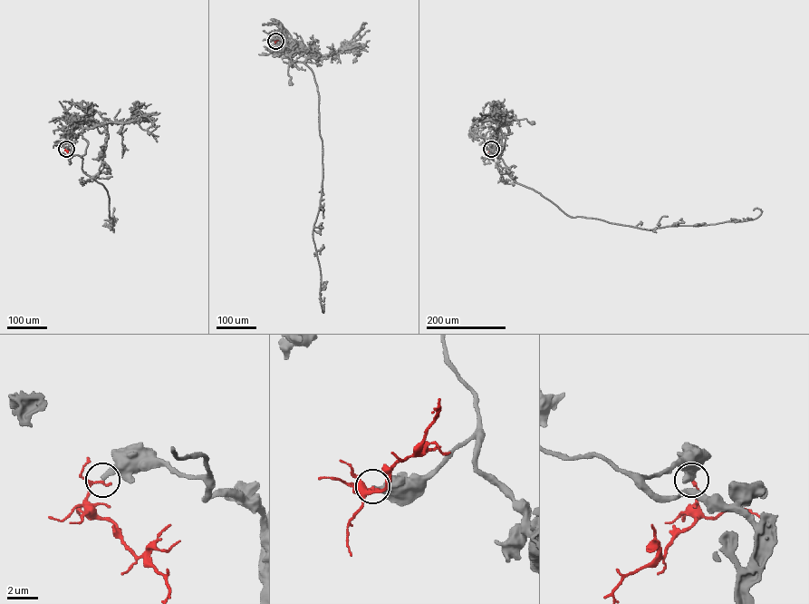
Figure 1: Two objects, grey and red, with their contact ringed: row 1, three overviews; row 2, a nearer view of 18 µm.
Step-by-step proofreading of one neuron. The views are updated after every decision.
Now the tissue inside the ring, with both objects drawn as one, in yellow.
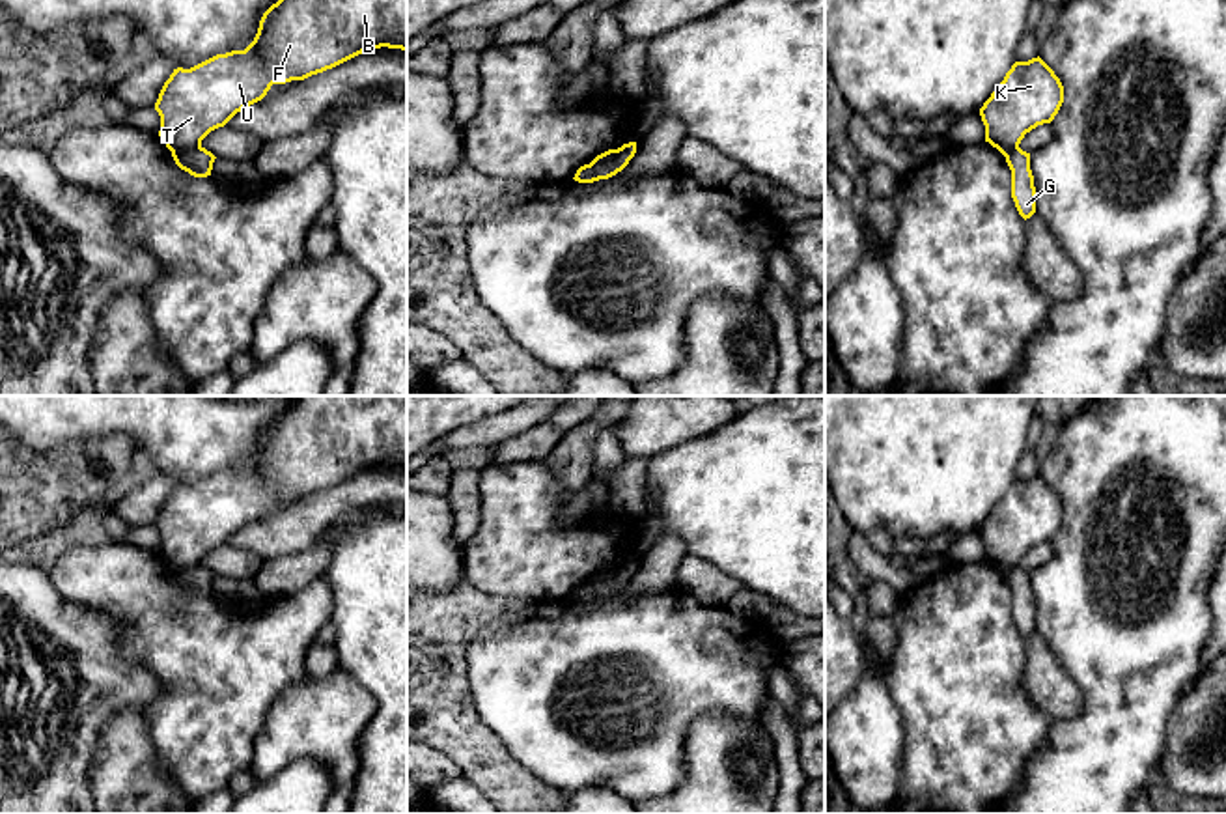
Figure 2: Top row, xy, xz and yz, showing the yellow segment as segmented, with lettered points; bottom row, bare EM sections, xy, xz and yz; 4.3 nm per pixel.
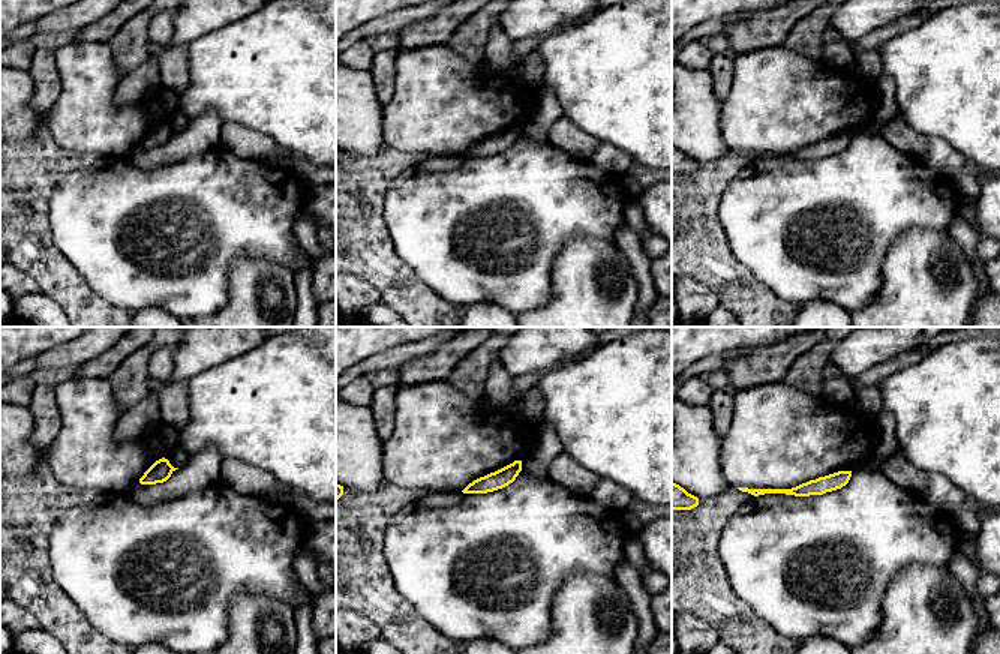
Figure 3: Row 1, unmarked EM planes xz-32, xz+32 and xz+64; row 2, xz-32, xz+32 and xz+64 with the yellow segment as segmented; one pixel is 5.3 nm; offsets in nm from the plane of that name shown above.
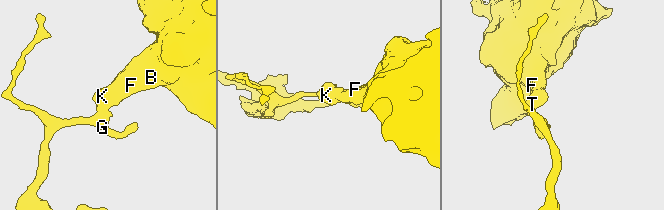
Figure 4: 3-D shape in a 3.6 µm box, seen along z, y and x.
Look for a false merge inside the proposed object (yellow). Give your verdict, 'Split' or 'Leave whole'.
Split

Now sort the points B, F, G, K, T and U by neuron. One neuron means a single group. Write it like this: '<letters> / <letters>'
B F K T U / G

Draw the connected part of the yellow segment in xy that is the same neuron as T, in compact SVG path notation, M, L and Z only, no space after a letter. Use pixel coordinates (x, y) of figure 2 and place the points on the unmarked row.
M295 396L289 409L263 431L244 469L174 487L155 521L159 554L172 571L200 566L211 549L261 519L272 502L304 498L381 465L407 469L407 396Z

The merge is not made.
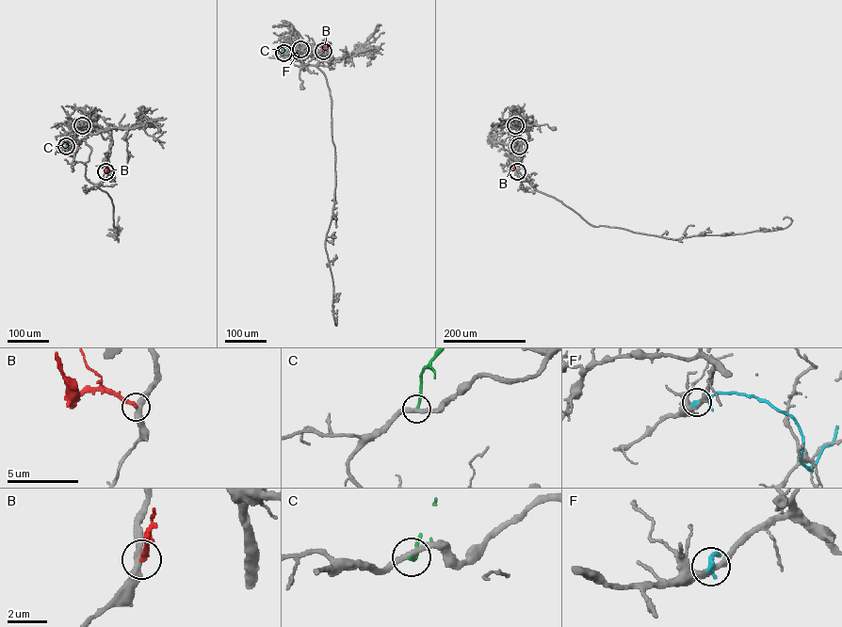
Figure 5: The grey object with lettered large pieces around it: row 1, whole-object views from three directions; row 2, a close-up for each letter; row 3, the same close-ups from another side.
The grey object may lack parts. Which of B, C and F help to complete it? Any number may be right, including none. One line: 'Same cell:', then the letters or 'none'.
Same cell: none

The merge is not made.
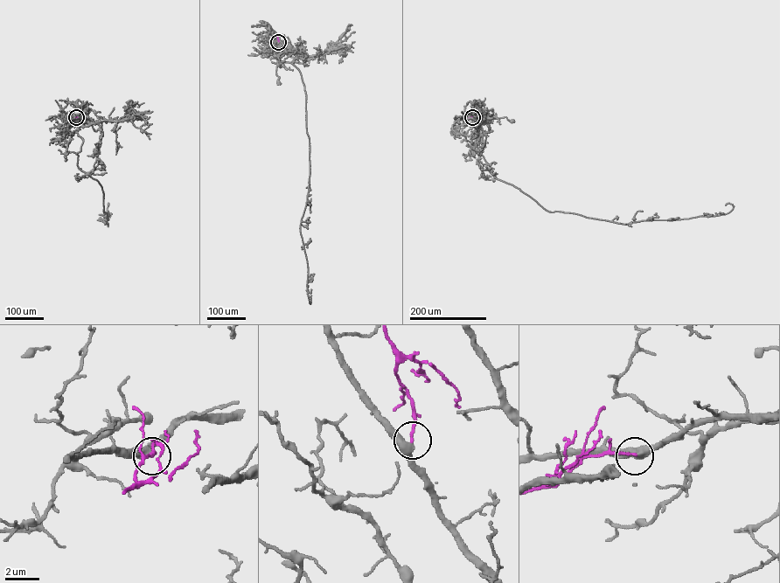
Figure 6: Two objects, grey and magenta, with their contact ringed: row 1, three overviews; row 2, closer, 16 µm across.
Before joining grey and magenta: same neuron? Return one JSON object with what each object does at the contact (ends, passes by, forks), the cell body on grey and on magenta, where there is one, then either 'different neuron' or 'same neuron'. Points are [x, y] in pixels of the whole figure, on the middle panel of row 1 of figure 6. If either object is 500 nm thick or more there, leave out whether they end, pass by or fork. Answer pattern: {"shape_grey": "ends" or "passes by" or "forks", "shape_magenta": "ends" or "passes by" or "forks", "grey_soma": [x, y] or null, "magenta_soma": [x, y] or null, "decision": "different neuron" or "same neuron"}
{"shape_grey": "passes by", "shape_magenta": "ends", "grey_soma": [278, 82], "magenta_soma": null, "decision": "same neuron"}

